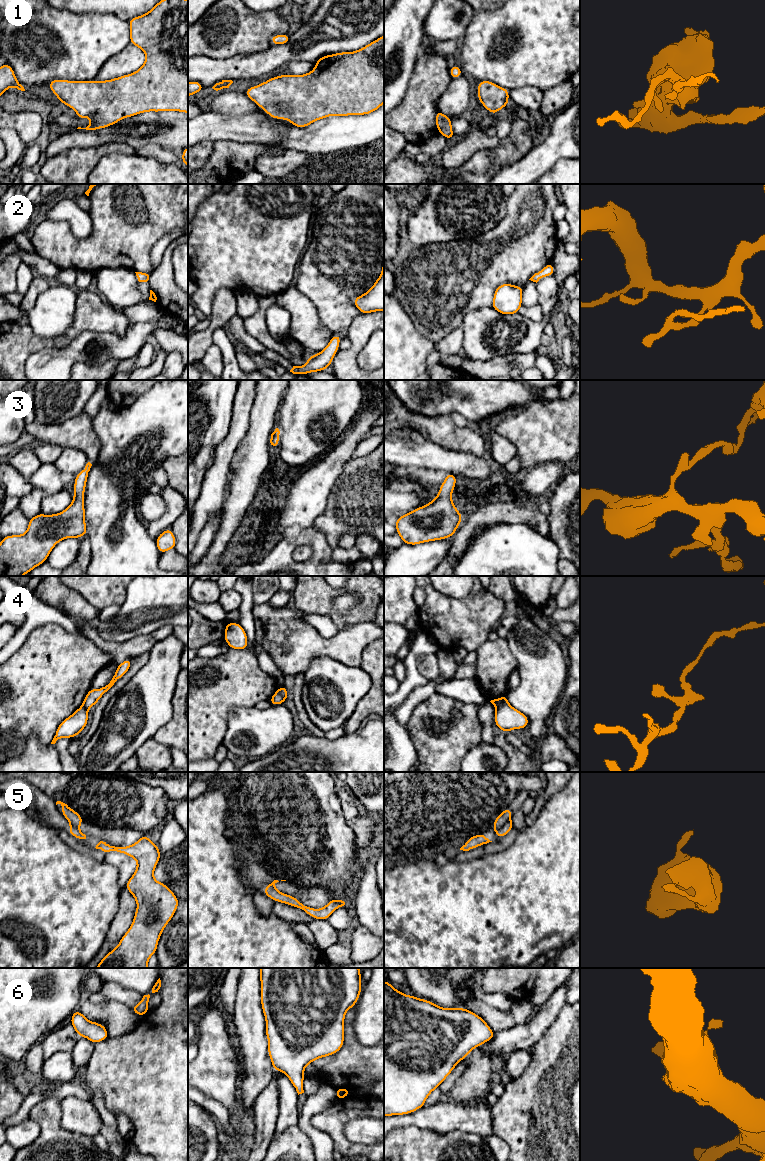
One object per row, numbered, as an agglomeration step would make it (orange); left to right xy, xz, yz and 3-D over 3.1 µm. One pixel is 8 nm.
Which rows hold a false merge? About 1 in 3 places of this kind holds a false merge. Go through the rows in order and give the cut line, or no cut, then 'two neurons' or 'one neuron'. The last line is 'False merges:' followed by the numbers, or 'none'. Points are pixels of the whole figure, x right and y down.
1: no cut; one neuron
2: no cut; one neuron
3: no cut; one neuron
4: cut in xz along (278, 688), (284, 700); two neurons
5: cut in yz along (510, 820), (495, 831); two neurons
6: no cut; one neuron
False merges: 4, 5

